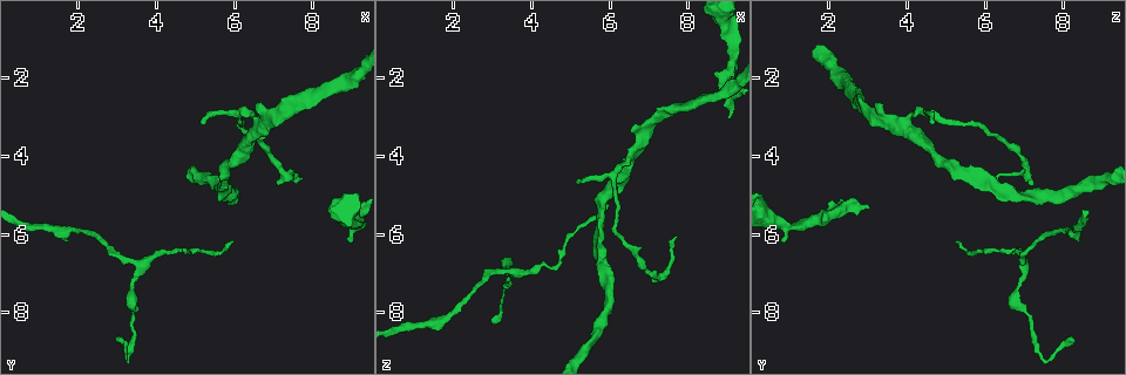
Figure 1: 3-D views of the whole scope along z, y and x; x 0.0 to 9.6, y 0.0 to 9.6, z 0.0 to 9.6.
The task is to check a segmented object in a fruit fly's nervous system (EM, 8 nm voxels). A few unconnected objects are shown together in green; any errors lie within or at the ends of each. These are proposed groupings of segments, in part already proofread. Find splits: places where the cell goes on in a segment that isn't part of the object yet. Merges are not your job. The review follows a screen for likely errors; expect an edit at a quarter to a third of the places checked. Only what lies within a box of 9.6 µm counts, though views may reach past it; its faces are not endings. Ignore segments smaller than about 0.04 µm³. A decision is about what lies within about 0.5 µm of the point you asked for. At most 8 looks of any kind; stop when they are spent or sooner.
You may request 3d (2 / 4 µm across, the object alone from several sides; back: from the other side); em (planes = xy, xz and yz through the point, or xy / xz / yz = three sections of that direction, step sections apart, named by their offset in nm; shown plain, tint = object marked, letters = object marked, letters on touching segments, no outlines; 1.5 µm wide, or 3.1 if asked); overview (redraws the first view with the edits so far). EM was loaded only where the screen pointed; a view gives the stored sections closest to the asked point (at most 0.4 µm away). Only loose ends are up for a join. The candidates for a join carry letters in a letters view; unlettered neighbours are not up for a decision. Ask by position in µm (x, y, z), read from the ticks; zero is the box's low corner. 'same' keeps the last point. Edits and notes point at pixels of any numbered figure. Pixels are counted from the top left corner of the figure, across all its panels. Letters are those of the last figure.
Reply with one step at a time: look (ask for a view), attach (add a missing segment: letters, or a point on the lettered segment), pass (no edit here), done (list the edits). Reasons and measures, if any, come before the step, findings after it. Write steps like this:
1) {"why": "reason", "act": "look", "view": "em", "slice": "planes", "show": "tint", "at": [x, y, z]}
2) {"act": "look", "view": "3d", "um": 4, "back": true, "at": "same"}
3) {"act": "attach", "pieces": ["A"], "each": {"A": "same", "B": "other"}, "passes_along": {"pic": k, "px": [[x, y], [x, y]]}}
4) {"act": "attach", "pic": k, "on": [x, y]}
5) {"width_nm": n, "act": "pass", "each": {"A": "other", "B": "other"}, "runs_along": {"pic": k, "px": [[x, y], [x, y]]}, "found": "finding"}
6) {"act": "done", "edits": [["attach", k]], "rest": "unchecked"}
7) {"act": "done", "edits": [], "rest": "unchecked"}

{"why": "thin end", "act": "look", "view": "em", "slice": "xy", "step": 4, "show": "tint", "at": [2.95, 8.75, 8.20]}

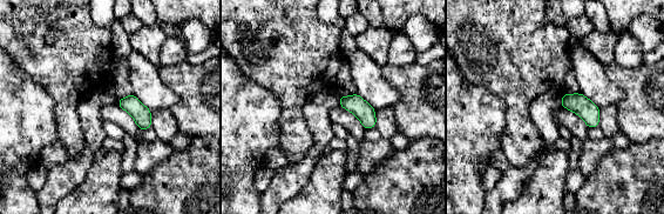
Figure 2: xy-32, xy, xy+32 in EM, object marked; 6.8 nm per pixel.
{"why": "cut it another way", "act": "look", "view": "em", "slice": "planes", "show": "tint", "at": "same"}

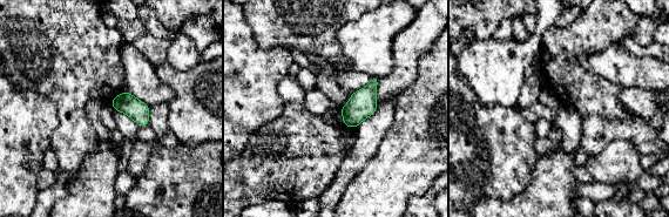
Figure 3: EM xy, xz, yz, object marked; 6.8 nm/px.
{"act": "look", "view": "em", "slice": "planes", "show": "letters", "at": "same"}

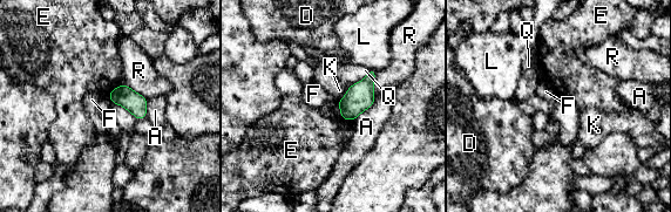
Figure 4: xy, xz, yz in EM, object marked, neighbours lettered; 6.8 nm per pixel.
{"longest_contact_nm": ["A", 220], "act": "pass", "each": {"A": "other", "D": "other", "E": "other", "F": "other", "K": "other", "L": "other", "Q": "other", "R": "other"}, "border": {"pic": 4, "px": [[114, 103], [124, 107], [136, 120]]}, "found": "no lettered segment goes on from it"}

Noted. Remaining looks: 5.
{"why": "stops while still wide", "act": "look", "view": "em", "slice": "planes", "show": "letters", "at": [8.90, 6.20, 0.85]}

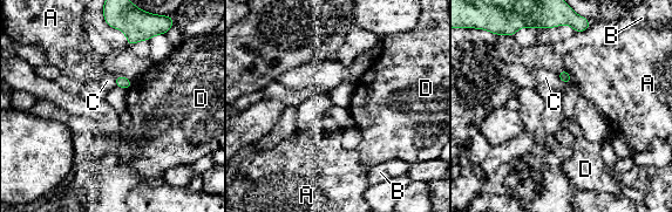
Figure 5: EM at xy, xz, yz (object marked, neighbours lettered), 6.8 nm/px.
{"act": "pass", "each": {"A": "other", "B": "other", "C": "other", "D": "other"}, "border": {"pic": 5, "px": [[557, 74], [562, 81], [570, 83]]}, "found": "none of them fits"}

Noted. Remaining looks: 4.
{"why": "thin end", "act": "look", "view": "em", "slice": "yz", "step": 8, "show": "tint", "at": [5.15, 3.15, 4.80]}

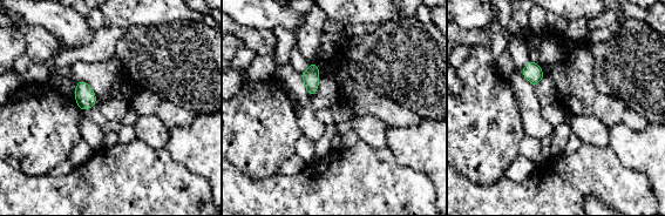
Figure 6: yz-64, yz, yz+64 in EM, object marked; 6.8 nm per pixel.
{"why": "another direction", "act": "look", "view": "em", "slice": "planes", "show": "letters", "at": "same"}

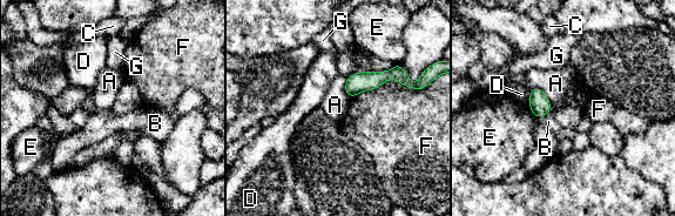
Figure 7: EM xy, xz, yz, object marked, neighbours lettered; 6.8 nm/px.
{"act": "pass", "each": {"A": "other", "B": "other", "C": "other", "D": "other", "E": "other", "F": "other", "G": "other"}, "border": {"pic": 7, "px": [[532, 87], [538, 87], [551, 103]]}, "found": "none of them fits"}

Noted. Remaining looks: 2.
{"act": "done", "edits": [], "rest": "unchecked"}

